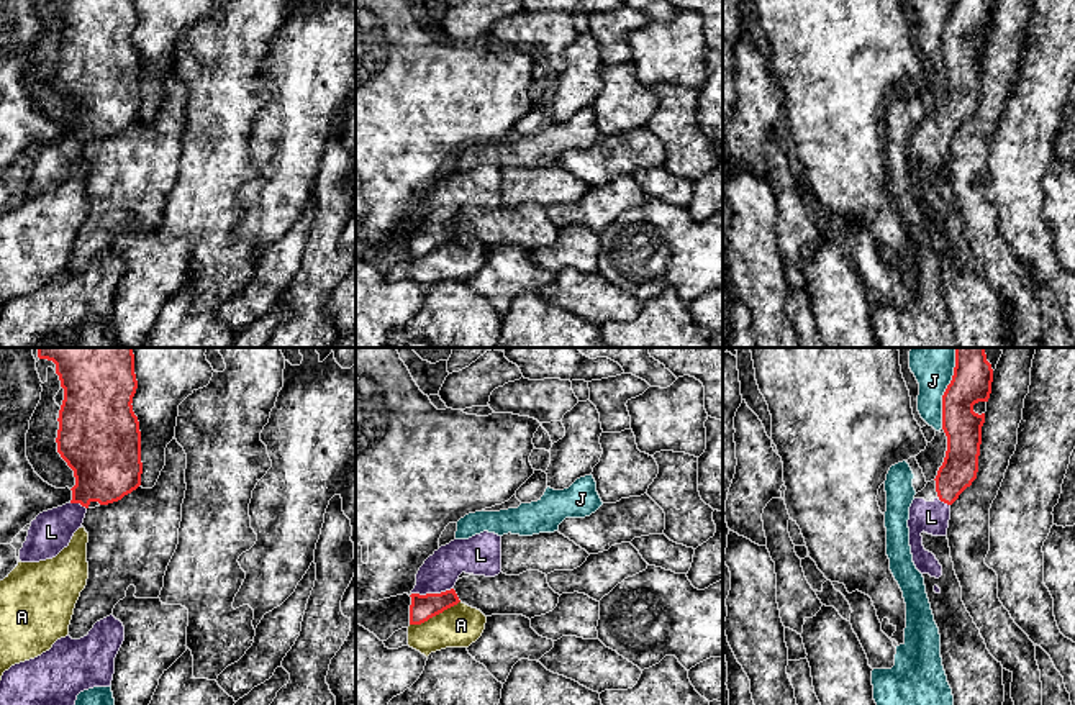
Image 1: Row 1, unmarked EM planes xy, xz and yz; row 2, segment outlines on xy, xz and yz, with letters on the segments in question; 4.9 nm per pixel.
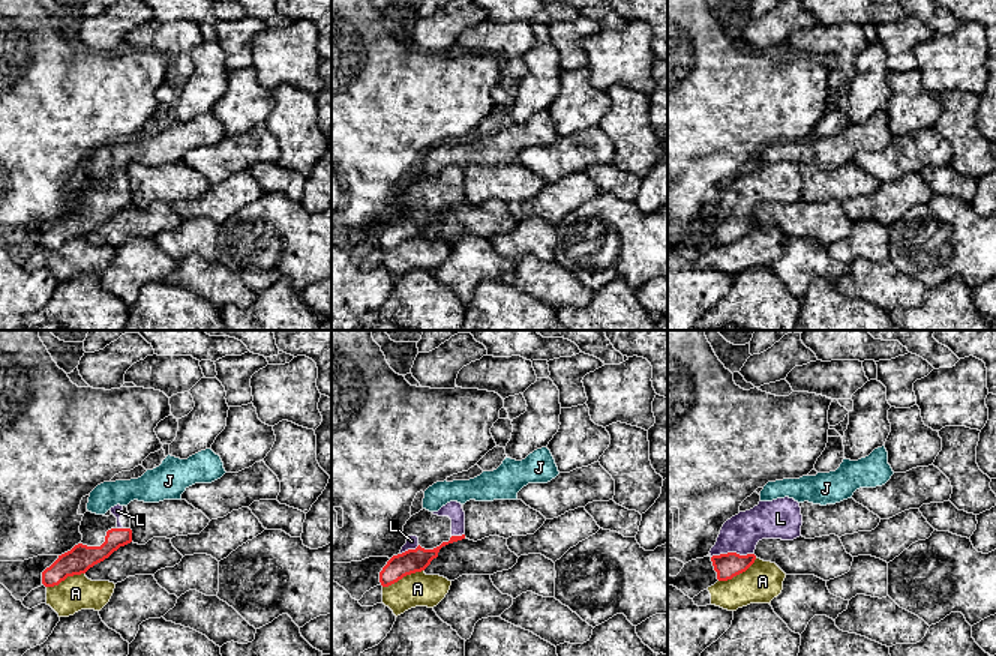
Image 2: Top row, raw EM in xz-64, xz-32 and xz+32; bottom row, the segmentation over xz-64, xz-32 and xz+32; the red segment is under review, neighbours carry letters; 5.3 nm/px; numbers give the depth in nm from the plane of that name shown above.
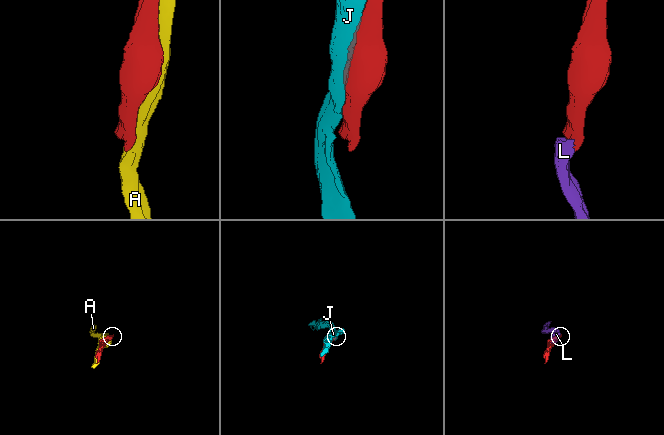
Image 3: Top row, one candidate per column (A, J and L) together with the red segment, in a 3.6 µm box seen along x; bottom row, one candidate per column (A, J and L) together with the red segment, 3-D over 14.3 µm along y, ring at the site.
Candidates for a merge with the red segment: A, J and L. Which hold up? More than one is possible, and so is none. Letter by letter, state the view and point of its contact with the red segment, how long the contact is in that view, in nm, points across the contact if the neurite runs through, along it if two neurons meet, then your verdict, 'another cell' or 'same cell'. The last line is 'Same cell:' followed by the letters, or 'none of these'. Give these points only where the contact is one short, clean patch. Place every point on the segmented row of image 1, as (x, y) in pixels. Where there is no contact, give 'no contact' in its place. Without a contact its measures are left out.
A: meets red in xz at (435, 615); contact 280 nm long; another cell
J: meets red in yz at (946, 389); contact 400 nm long; another cell
L: meets red in xz at (431, 594); contact 220 nm long; same cell
Same cell: L

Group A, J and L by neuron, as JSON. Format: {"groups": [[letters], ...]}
{"groups": [["A"], ["J"], ["L"]]}

